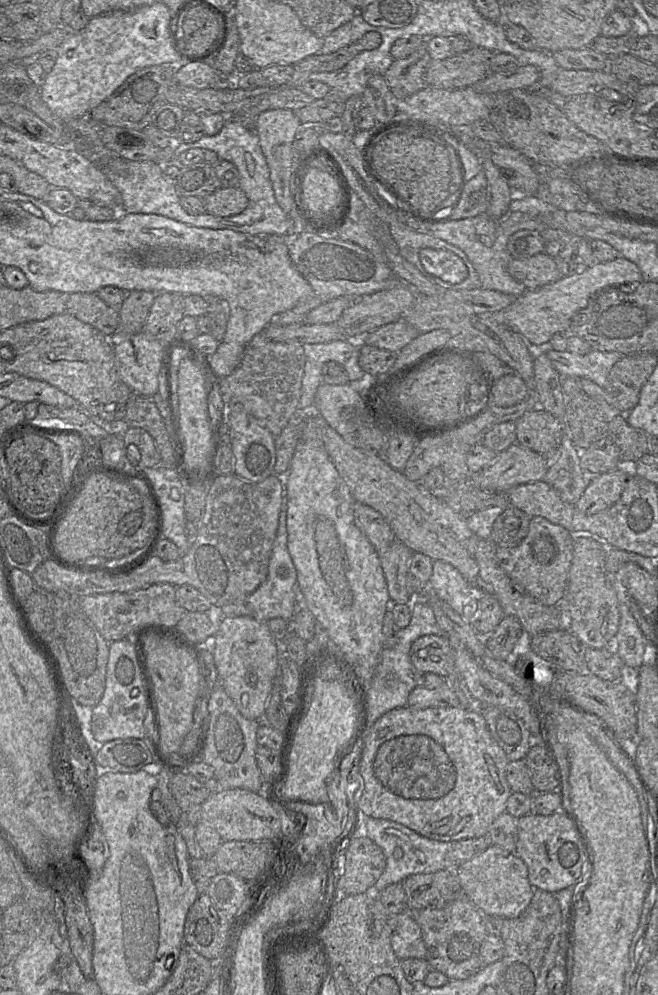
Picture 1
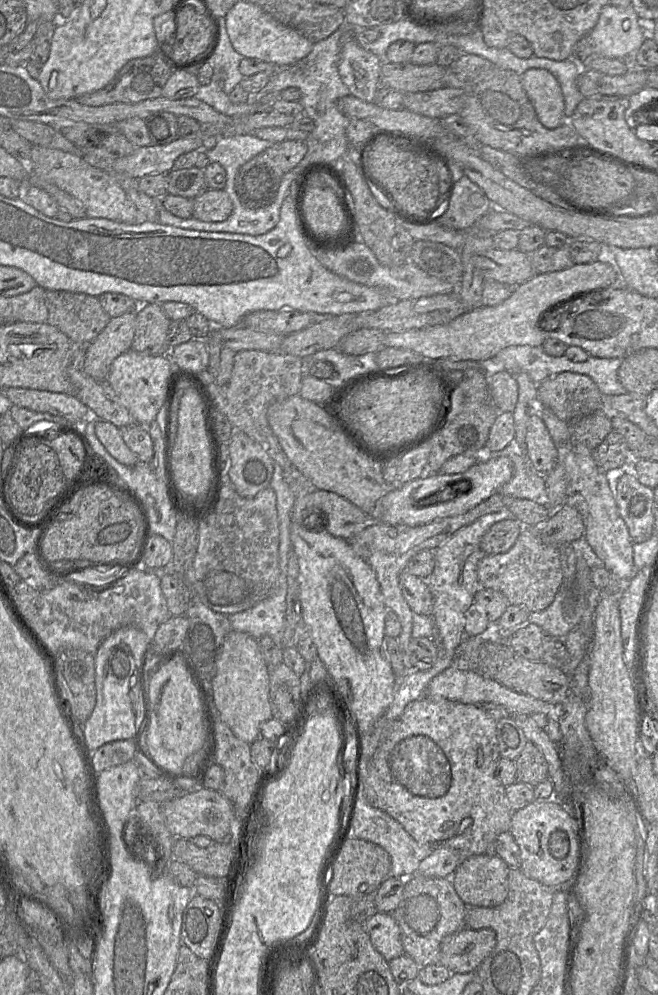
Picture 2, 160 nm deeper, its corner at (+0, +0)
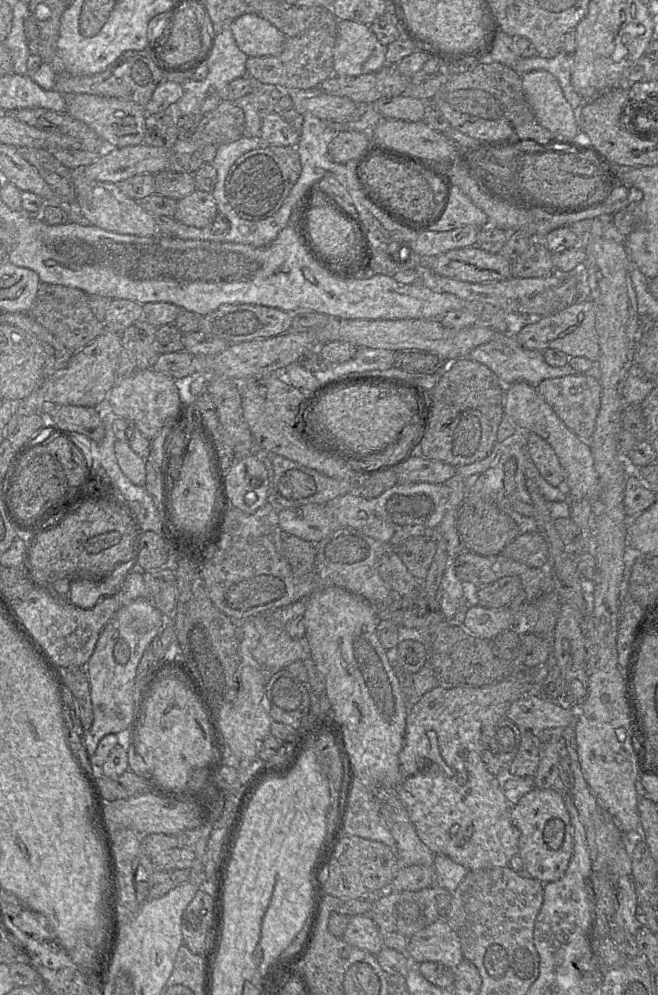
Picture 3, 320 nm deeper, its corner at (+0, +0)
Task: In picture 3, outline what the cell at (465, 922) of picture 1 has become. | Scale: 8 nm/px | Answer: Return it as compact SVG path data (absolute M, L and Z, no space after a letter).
M432 885L419 891L397 891L388 889L373 903L370 917L375 922L384 947L406 953L411 937L440 918L447 919L452 893L438 885Z

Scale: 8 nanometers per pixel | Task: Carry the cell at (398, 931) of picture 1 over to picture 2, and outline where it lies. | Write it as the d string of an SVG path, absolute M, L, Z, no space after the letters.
M377 912L362 924L375 949L388 962L404 954L399 926L390 913Z

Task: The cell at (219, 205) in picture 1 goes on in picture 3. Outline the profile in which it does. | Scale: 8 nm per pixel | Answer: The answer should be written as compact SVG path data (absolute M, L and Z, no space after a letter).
M197 189L177 200L177 209L173 217L181 224L210 229L215 233L225 232L229 228L229 221L218 211L211 192Z

